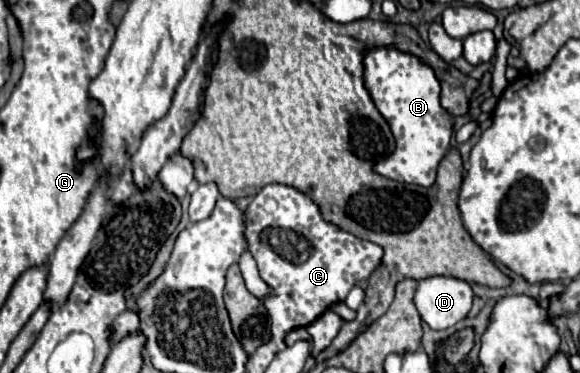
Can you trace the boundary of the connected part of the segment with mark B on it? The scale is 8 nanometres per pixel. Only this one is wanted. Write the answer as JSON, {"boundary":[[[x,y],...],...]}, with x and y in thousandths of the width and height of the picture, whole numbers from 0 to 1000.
{"boundary":[[[650,129],[629,145],[629,231],[681,365],[681,408],[647,445],[664,477],[740,504],[750,488],[753,445],[781,365],[781,311],[757,279],[757,214],[747,188],[709,145],[681,129]]]}

